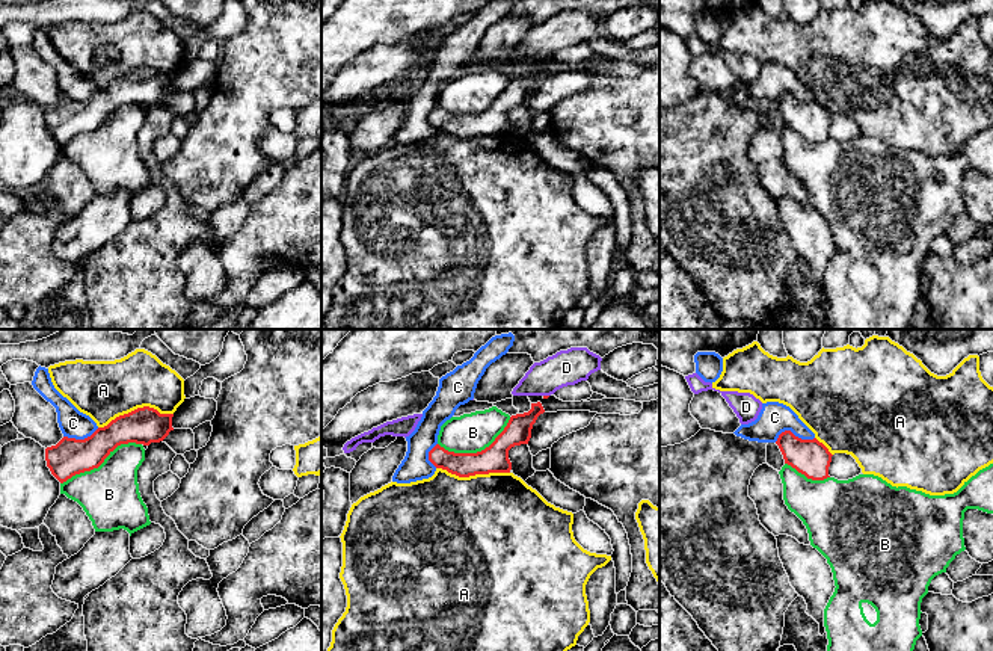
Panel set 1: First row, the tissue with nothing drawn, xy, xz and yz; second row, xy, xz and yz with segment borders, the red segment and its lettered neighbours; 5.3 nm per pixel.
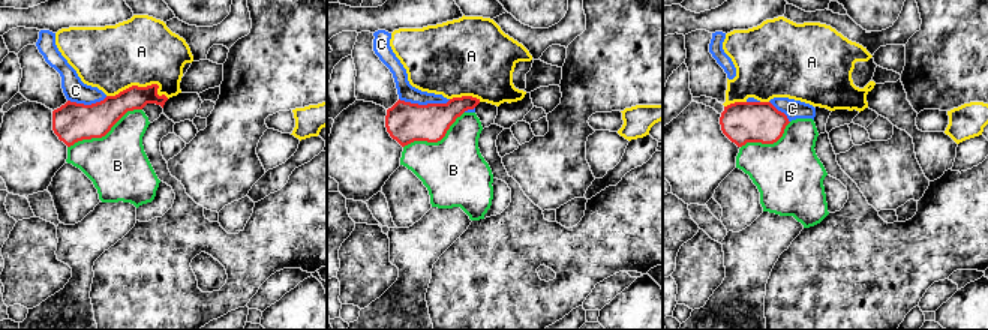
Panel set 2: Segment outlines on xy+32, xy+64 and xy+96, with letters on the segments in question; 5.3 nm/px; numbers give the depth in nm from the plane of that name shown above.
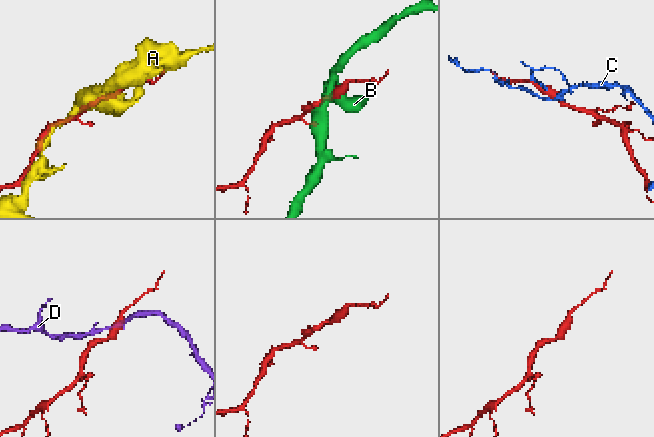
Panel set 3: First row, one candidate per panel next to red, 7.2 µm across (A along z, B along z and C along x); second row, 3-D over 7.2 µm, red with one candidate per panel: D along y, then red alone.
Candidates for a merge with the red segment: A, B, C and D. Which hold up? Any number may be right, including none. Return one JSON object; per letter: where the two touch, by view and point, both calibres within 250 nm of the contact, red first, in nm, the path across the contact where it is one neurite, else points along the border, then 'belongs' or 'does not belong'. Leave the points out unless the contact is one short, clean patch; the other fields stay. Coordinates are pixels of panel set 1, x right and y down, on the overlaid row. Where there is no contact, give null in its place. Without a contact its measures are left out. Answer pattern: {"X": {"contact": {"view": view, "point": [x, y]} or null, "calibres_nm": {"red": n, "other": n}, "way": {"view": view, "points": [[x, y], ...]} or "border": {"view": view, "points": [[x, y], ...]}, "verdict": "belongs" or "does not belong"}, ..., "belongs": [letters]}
{"A": {"contact": {"view": "xy", "point": [135, 410]}, "calibres_nm": {"red": 190, "other": 320}, "verdict": "does not belong"}, "B": {"contact": {"view": "xy", "point": [100, 464]}, "calibres_nm": {"red": 200, "other": 320}, "verdict": "does not belong"}, "C": {"contact": {"view": "yz", "point": [793, 434]}, "calibres_nm": {"red": 190, "other": 170}, "verdict": "does not belong"}, "D": {"contact": {"view": "xz", "point": [547, 396]}, "calibres_nm": {"red": 20, "other": 190}, "verdict": "does not belong"}, "belongs": []}

